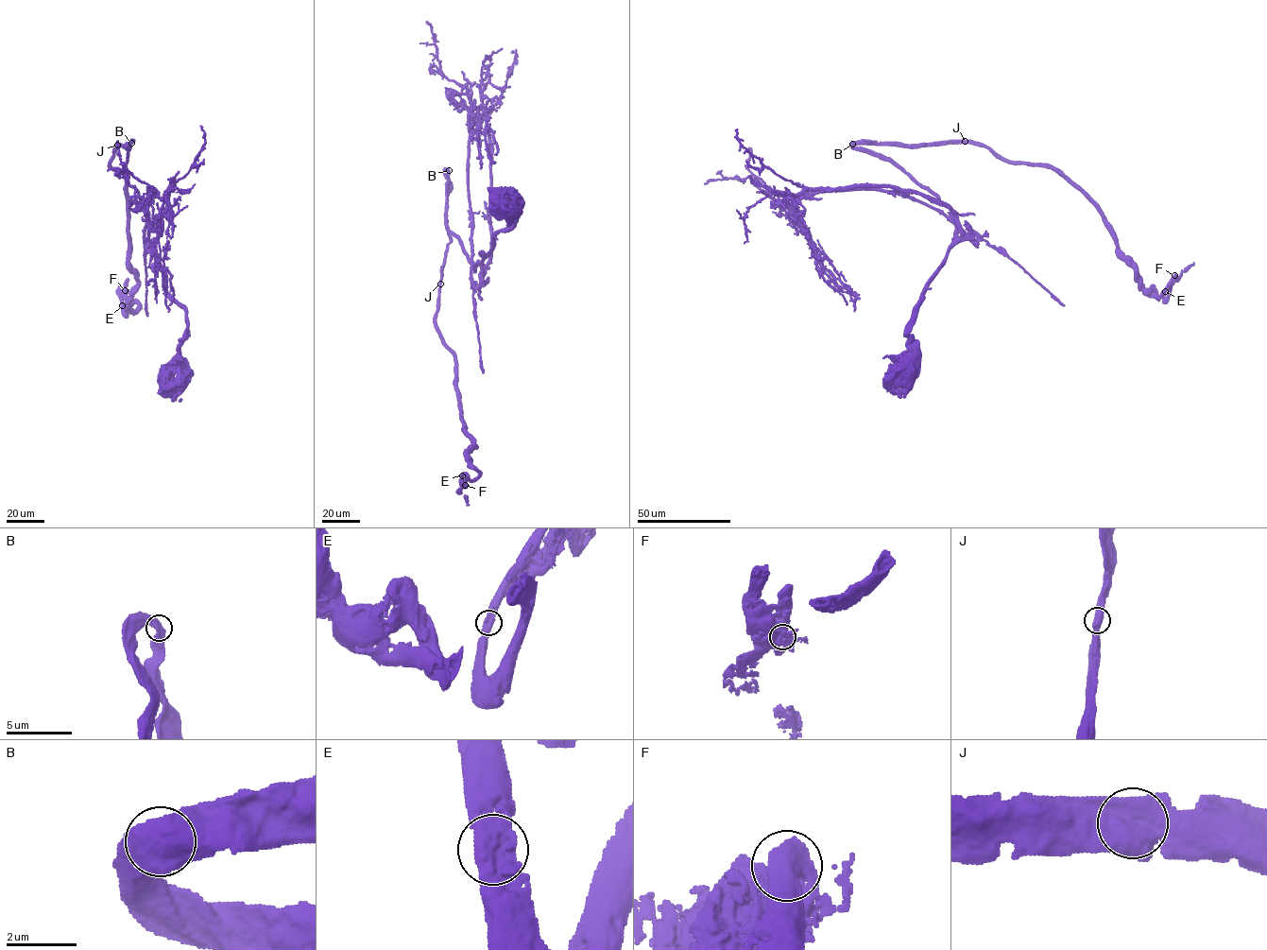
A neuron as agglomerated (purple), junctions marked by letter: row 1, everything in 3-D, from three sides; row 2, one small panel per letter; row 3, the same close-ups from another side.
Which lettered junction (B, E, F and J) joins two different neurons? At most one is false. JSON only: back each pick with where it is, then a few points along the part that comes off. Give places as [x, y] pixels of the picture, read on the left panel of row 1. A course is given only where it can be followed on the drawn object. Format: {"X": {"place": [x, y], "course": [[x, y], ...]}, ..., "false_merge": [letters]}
{"false_merge": []}

